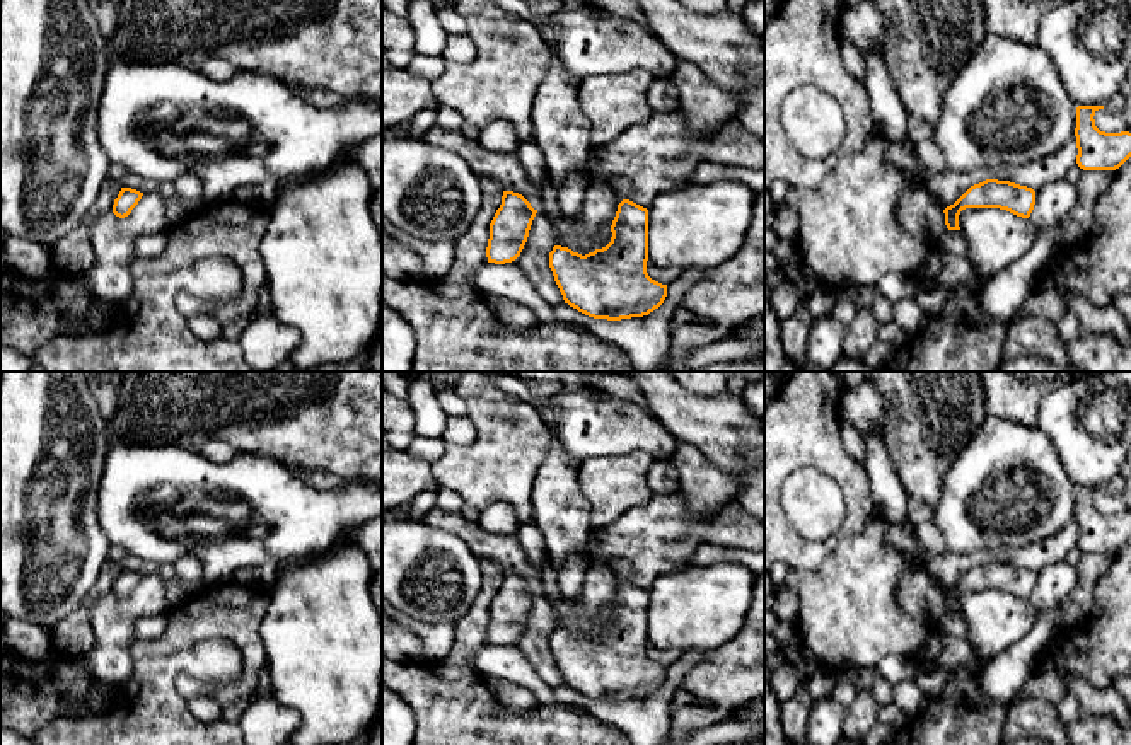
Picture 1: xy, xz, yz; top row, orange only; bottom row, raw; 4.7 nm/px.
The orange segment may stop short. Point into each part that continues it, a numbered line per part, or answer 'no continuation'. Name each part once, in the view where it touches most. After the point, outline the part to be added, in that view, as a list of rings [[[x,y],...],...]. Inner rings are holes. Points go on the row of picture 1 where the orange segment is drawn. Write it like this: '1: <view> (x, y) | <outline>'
1: yz (947, 186) | [[[945,169],[943,172],[935,172],[930,177],[930,193],[935,203],[945,210],[954,205],[971,186],[986,181],[986,172],[955,172],[952,169]]]

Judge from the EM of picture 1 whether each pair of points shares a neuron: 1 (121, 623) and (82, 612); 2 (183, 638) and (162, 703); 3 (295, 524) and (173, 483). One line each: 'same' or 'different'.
1: different
2: different
3: same

